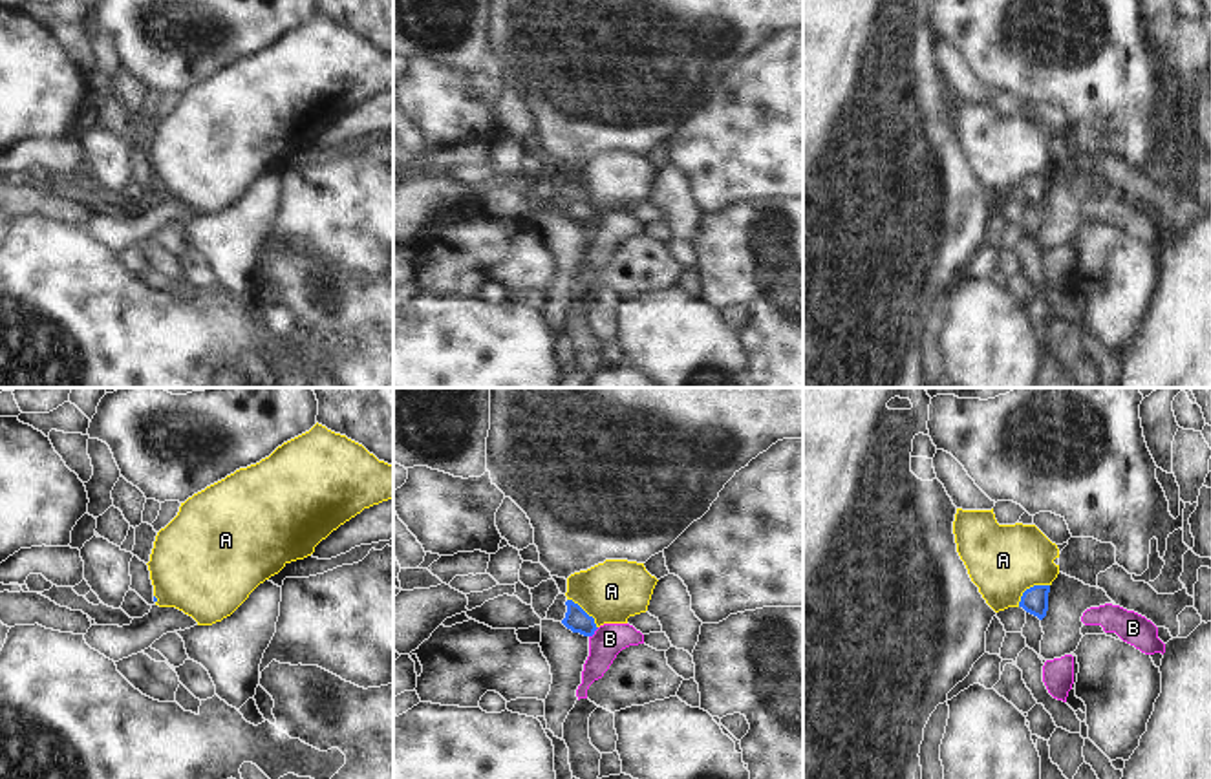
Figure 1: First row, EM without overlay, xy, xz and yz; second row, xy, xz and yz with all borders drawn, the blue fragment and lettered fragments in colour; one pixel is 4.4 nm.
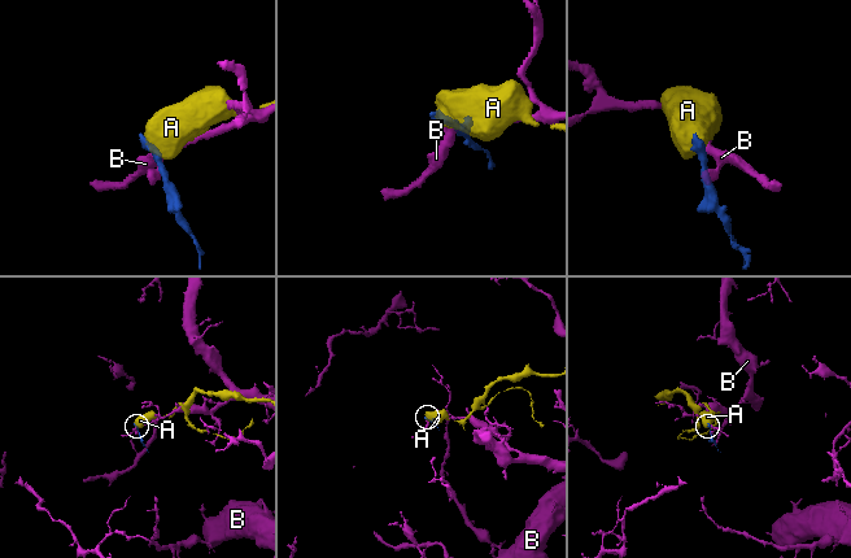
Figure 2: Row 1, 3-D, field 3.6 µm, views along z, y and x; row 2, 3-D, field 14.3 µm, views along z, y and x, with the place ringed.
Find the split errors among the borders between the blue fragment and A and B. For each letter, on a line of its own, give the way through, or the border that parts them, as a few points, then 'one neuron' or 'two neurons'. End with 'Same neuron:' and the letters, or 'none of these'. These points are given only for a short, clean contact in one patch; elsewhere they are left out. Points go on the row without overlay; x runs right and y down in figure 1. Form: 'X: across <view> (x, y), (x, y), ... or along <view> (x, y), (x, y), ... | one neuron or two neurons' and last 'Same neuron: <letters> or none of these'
A: along yz (1049, 174), (1030, 176), (1018, 196) | two neurons
B: along xz (599, 218), (589, 227) | two neurons
Same neuron: none of these

